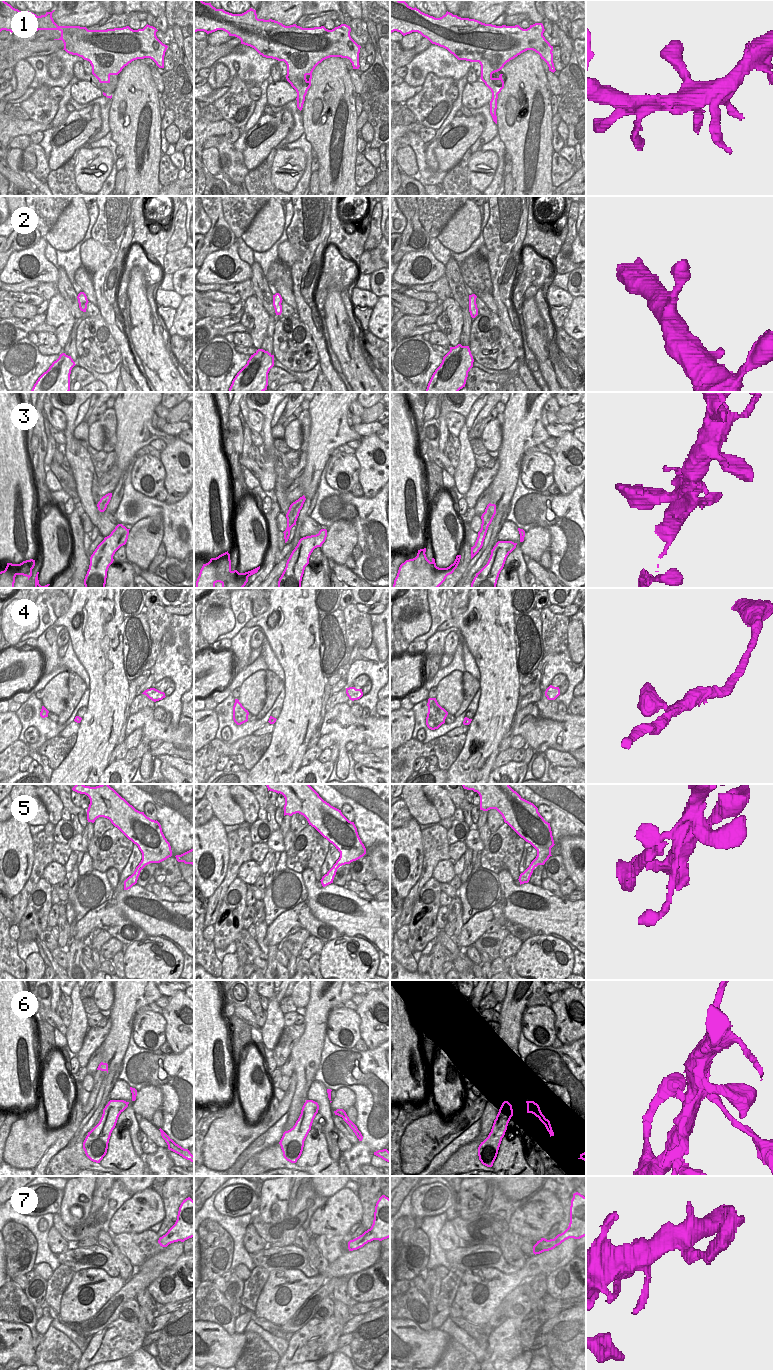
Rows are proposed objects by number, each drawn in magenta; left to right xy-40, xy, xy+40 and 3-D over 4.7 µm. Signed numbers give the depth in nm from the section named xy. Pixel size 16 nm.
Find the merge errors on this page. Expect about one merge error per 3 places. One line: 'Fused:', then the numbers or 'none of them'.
Fused: 1, 3, 6

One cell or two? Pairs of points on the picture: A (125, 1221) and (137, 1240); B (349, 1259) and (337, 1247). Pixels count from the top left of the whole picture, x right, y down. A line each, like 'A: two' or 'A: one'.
A: two
B: two

